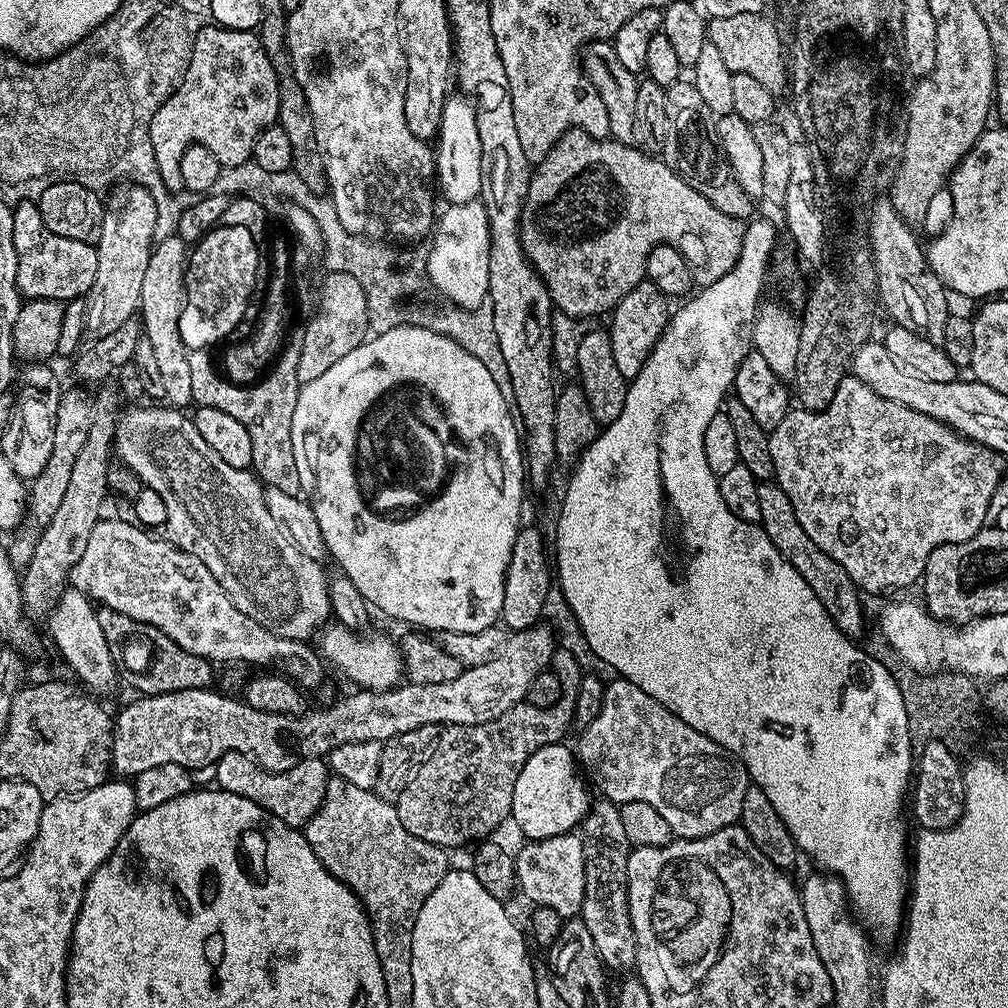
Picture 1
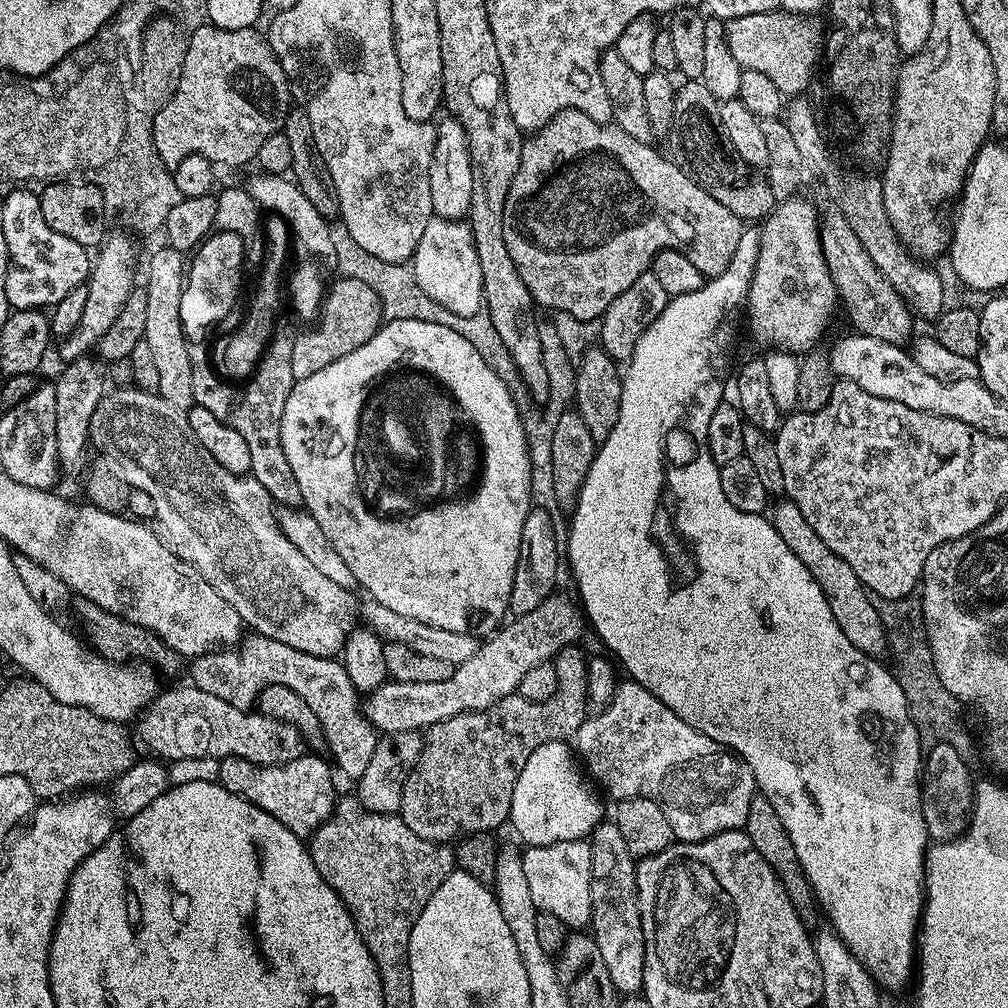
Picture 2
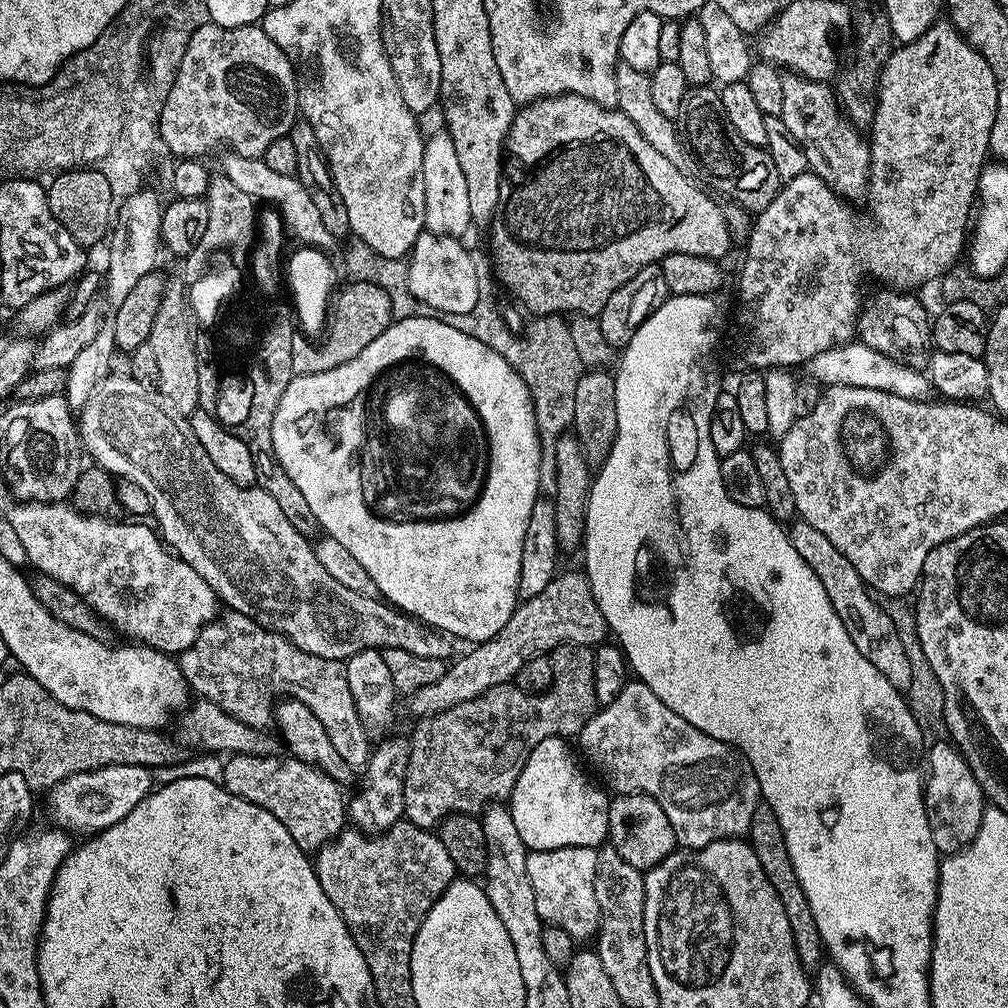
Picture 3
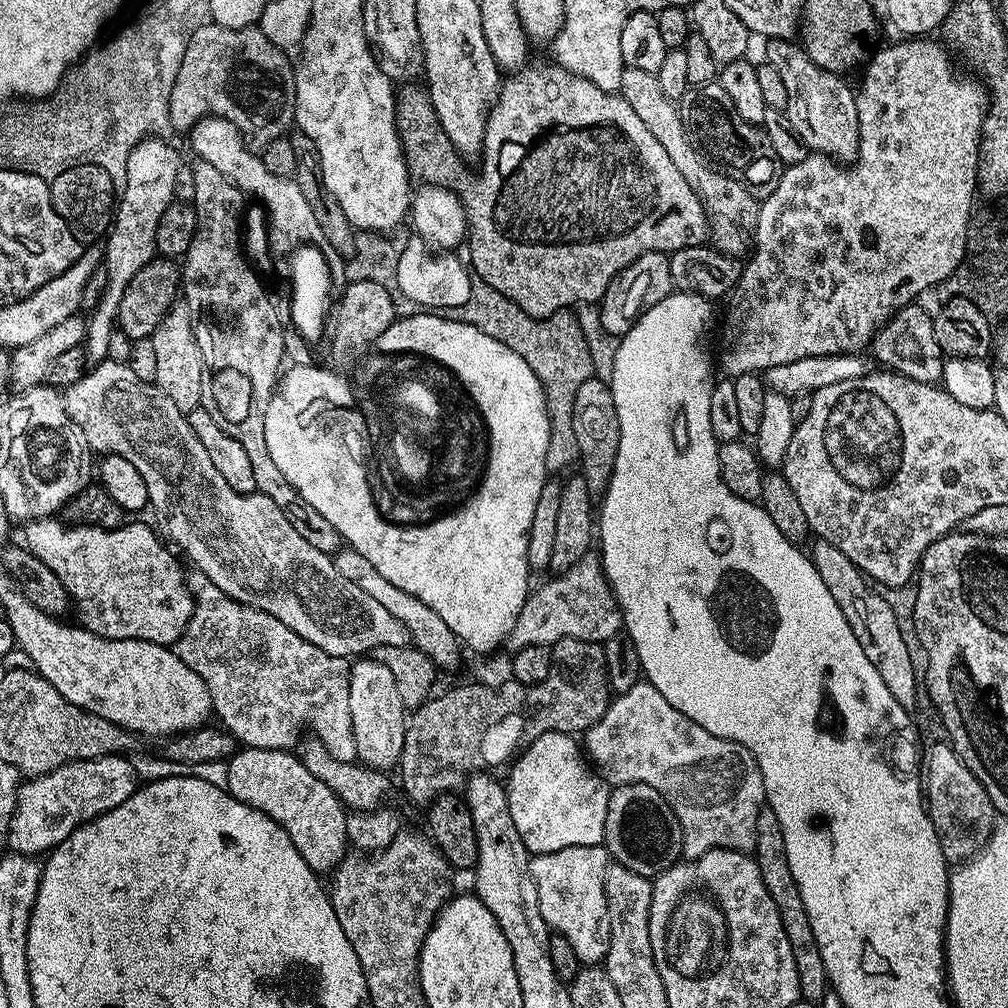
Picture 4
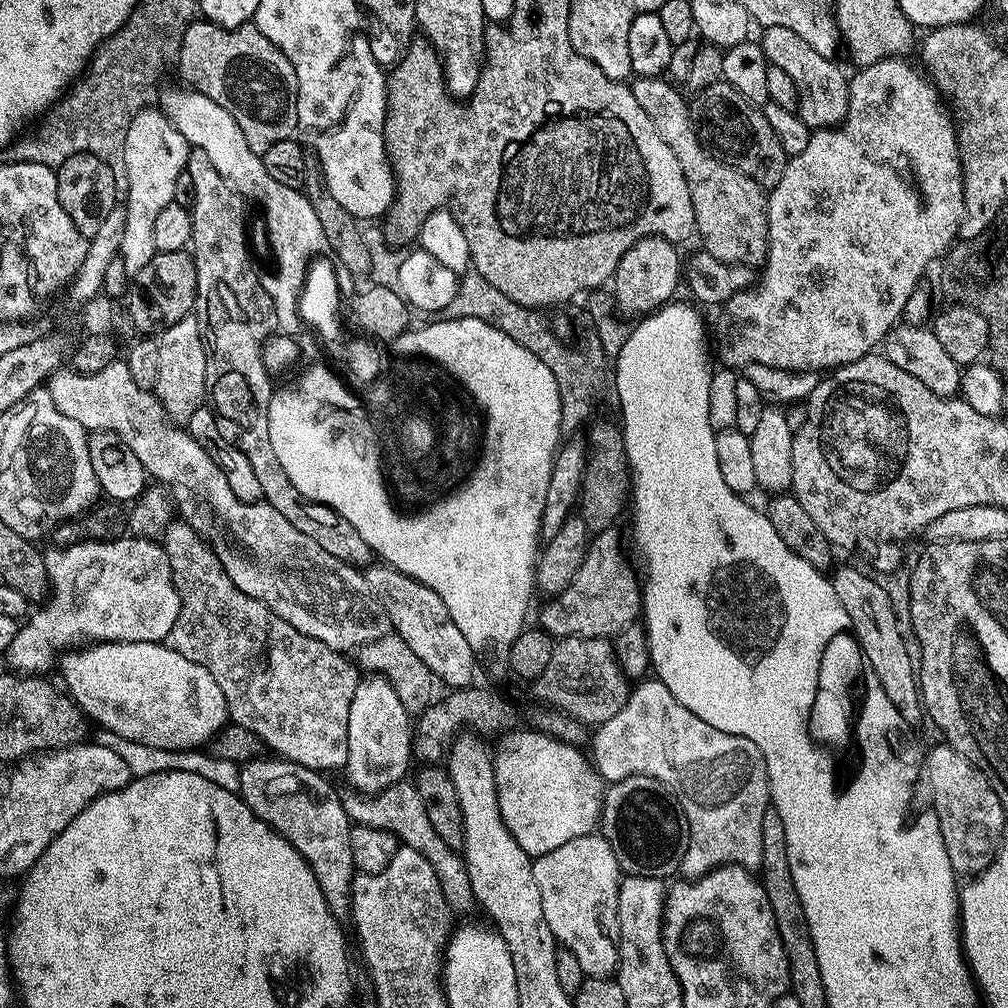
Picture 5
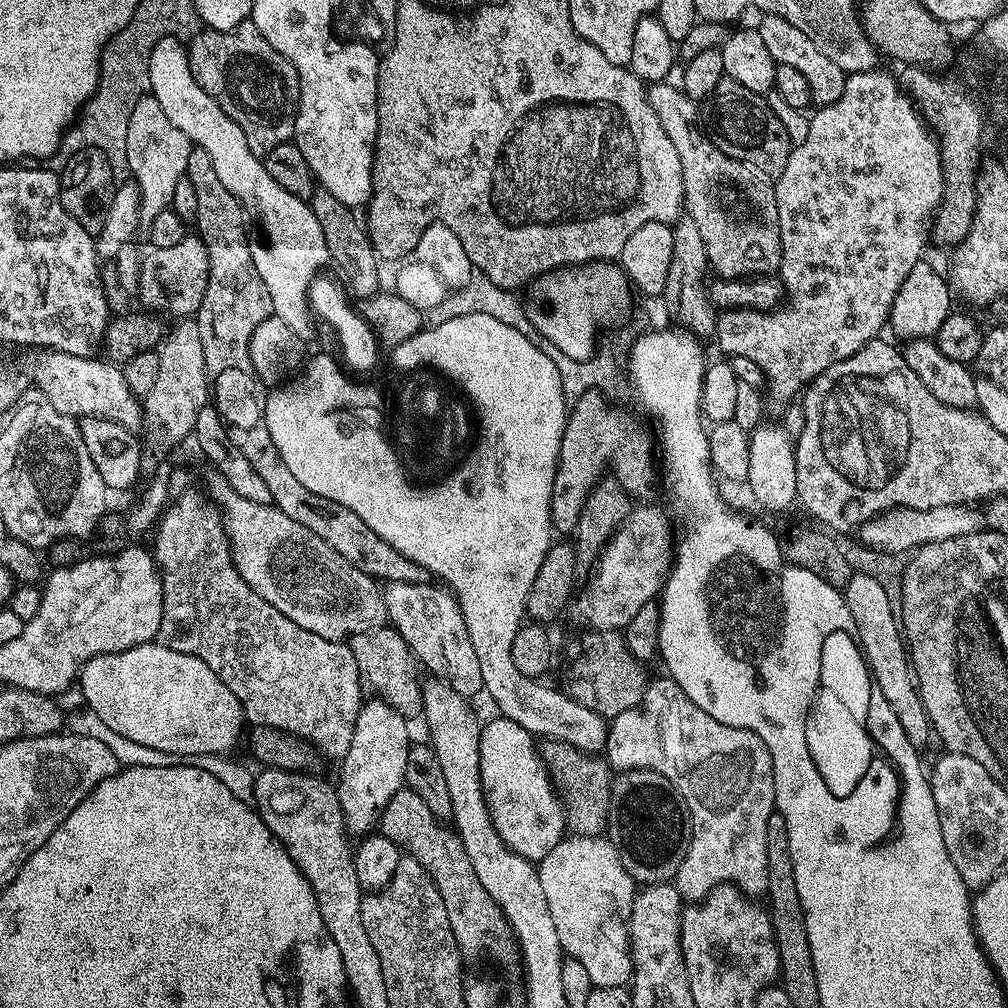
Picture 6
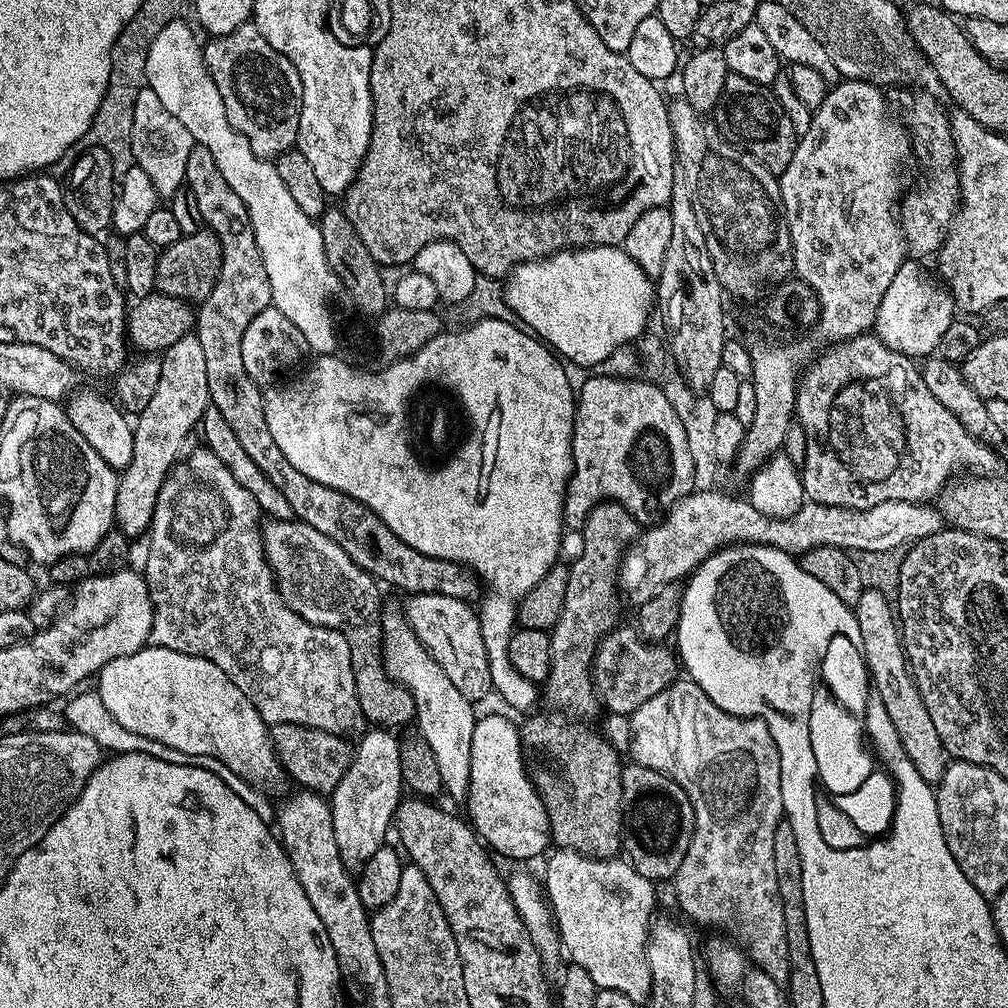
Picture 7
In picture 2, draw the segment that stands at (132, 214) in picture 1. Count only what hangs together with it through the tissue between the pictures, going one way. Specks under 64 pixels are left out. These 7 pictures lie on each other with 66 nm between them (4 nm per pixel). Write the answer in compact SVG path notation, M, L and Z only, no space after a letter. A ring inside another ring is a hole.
M109 235L98 249L94 267L86 281L88 286L86 306L83 307L81 324L69 336L59 341L60 356L64 362L69 362L91 353L96 344L114 326L114 318L118 318L122 306L126 306L126 298L134 291L132 284L132 267L136 264L136 252L132 249L132 240L128 236Z

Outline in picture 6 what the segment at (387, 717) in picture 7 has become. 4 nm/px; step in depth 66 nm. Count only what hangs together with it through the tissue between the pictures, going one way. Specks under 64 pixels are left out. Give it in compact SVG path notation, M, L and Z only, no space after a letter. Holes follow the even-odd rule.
M385 626L354 634L347 645L354 654L354 662L358 662L361 685L367 691L369 688L373 697L384 700L408 722L414 721L415 716L416 719L423 717L424 684L420 680L421 669L416 657L406 646L402 634L398 634L391 626Z

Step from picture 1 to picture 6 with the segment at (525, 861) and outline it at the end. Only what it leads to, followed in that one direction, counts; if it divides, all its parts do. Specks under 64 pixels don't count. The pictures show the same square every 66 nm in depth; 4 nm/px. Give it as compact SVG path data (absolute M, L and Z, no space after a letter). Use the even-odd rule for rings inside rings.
M569 835L560 840L546 858L538 861L538 871L542 890L546 894L546 906L554 918L554 927L558 930L560 945L571 959L582 962L590 973L590 982L597 988L622 988L632 978L632 956L629 944L628 924L632 903L638 891L638 885L632 875L622 866L618 850L603 835Z

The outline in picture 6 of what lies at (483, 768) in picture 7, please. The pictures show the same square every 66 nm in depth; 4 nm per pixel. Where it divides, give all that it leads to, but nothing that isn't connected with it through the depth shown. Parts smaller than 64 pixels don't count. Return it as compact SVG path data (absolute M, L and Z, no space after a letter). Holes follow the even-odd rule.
M497 715L495 719L489 724L487 721L480 730L480 781L484 787L488 813L494 822L494 830L498 830L507 848L514 850L522 858L538 862L546 858L546 854L550 854L550 850L554 850L560 840L565 839L564 809L532 733L518 726L518 722L510 722L502 715Z

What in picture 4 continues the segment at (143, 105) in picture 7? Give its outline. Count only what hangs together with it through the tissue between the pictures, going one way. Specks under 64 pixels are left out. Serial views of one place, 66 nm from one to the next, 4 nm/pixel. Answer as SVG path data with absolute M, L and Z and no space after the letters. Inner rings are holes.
M146 136L140 140L124 161L124 190L120 192L112 227L106 236L108 242L104 245L107 286L87 321L84 347L87 361L92 364L100 363L109 357L112 332L115 333L116 330L126 286L142 266L155 259L159 219L166 212L166 207L175 199L174 177L182 166L182 160L166 141L154 137Z

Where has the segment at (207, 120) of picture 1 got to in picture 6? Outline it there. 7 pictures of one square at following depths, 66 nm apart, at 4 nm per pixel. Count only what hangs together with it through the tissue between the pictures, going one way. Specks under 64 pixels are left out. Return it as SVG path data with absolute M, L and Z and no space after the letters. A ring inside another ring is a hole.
M251 22L239 24L234 30L219 32L213 28L197 31L192 44L187 45L190 70L196 81L222 106L222 110L246 134L246 142L256 156L265 157L280 143L291 141L296 135L296 108L300 105L298 74Z

